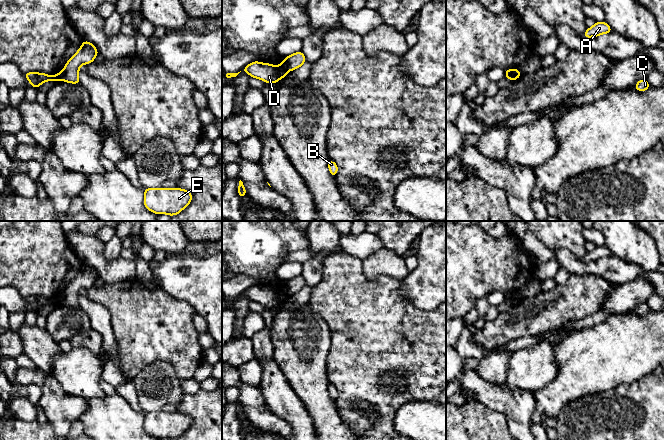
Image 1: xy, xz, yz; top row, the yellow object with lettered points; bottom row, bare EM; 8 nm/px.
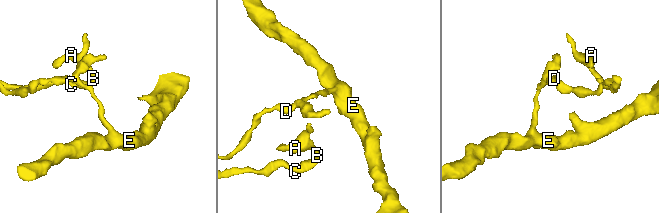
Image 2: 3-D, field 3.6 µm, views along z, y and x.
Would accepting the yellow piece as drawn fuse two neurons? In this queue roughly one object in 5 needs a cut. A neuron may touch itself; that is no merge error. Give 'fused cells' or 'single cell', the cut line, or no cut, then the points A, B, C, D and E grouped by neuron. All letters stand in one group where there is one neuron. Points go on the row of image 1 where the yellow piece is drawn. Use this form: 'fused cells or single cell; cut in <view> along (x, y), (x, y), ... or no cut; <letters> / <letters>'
fused cells; cut in xz along (284, 60), (288, 70); A B C D / E

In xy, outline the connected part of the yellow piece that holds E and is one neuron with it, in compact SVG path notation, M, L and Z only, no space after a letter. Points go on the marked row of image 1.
M149 188L144 189L144 205L156 214L179 214L189 205L193 196L180 188Z

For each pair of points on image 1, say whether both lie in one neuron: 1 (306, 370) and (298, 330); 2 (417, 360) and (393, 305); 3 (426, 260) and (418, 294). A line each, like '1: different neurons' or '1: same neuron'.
1: same neuron
2: same neuron
3: same neuron

